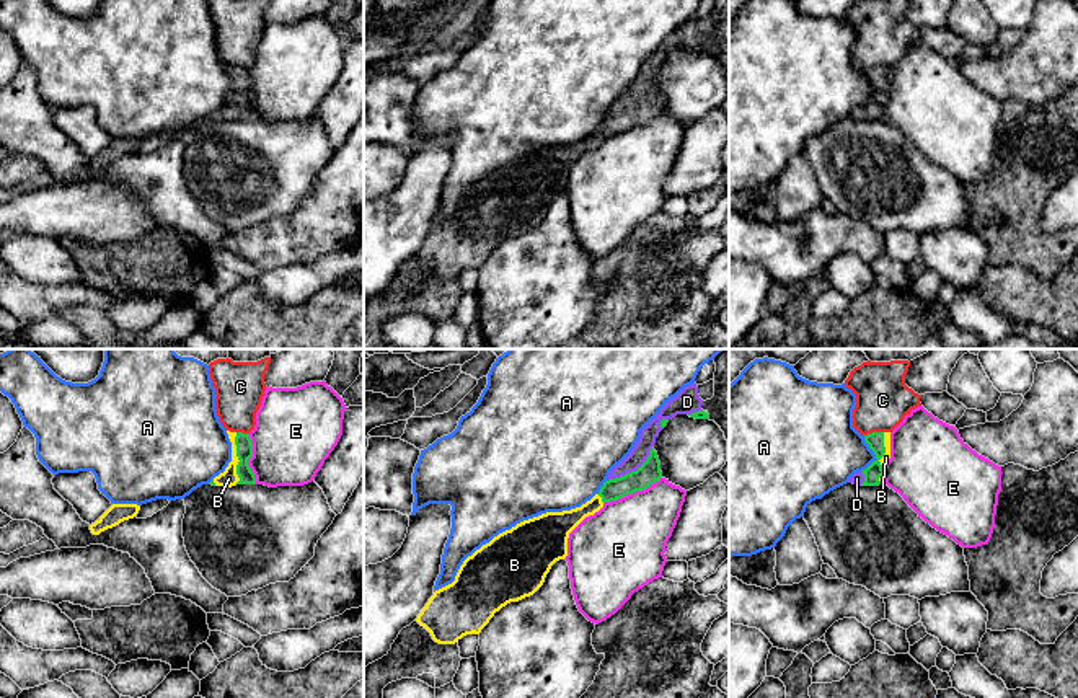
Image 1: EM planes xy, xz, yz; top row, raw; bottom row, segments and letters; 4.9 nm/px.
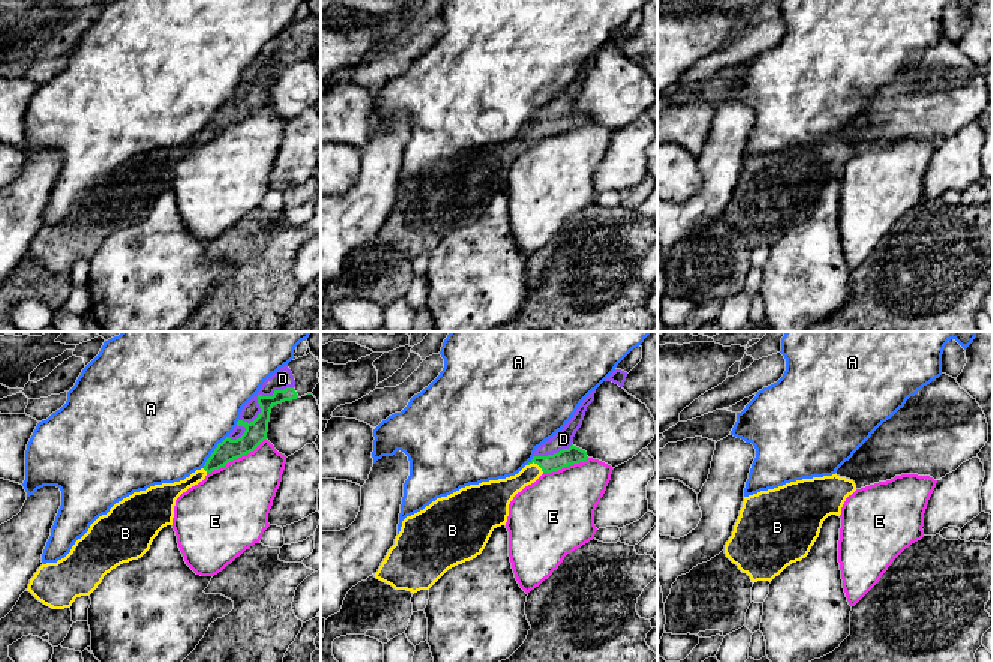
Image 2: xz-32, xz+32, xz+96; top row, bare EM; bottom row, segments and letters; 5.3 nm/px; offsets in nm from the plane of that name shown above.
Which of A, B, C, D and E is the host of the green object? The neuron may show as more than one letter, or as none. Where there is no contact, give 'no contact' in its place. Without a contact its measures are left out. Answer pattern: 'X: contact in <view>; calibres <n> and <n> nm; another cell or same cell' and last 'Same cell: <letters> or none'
A: contact in yz; calibres 80 and 380 nm; another cell
B: contact in xy; calibres 80 and 90 nm; same cell
C: contact in yz; calibres 80 and 280 nm; another cell
D: contact in xz; calibres 110 and 90 nm; same cell
E: contact in xz; calibres 110 and 400 nm; another cell
Same cell: B, D

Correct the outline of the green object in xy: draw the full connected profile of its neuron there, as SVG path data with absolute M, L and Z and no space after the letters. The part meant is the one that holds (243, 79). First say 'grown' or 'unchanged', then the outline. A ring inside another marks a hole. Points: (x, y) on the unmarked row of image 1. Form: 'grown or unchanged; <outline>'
grown; M227 65L232 77L232 96L223 108L215 111L209 119L212 121L236 121L256 119L256 111L251 106L248 95L253 91L253 78L250 68Z

